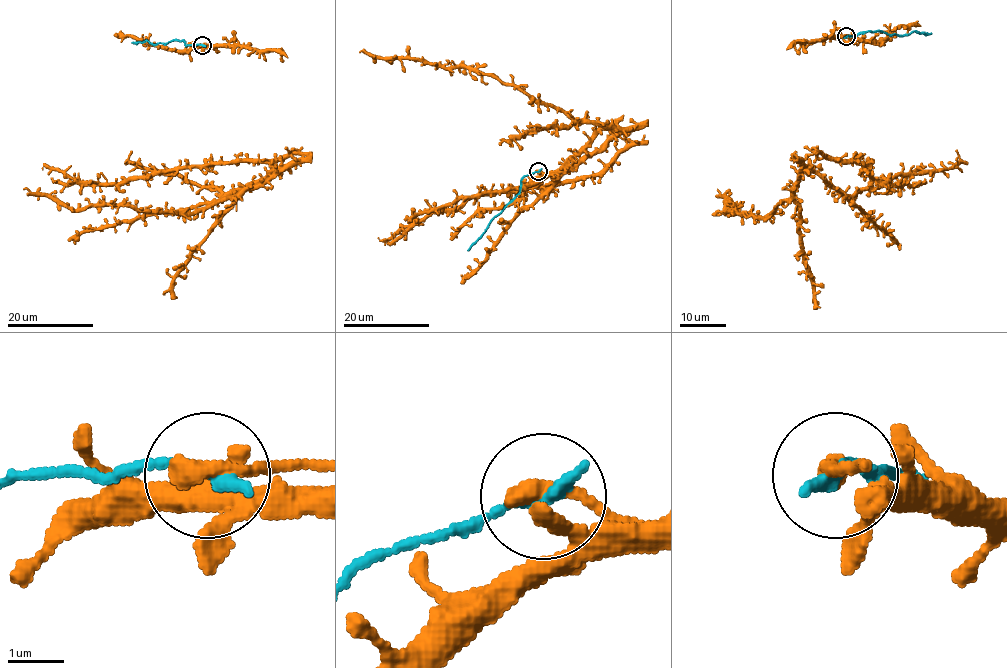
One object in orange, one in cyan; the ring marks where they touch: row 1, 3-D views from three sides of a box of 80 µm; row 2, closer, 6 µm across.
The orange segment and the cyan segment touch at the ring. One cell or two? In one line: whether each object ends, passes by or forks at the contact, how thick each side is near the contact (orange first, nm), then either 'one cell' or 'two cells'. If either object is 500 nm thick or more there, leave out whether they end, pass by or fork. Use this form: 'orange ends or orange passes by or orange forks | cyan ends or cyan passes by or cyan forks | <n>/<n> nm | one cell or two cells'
orange ends | cyan ends | 400/260 nm | two cells

